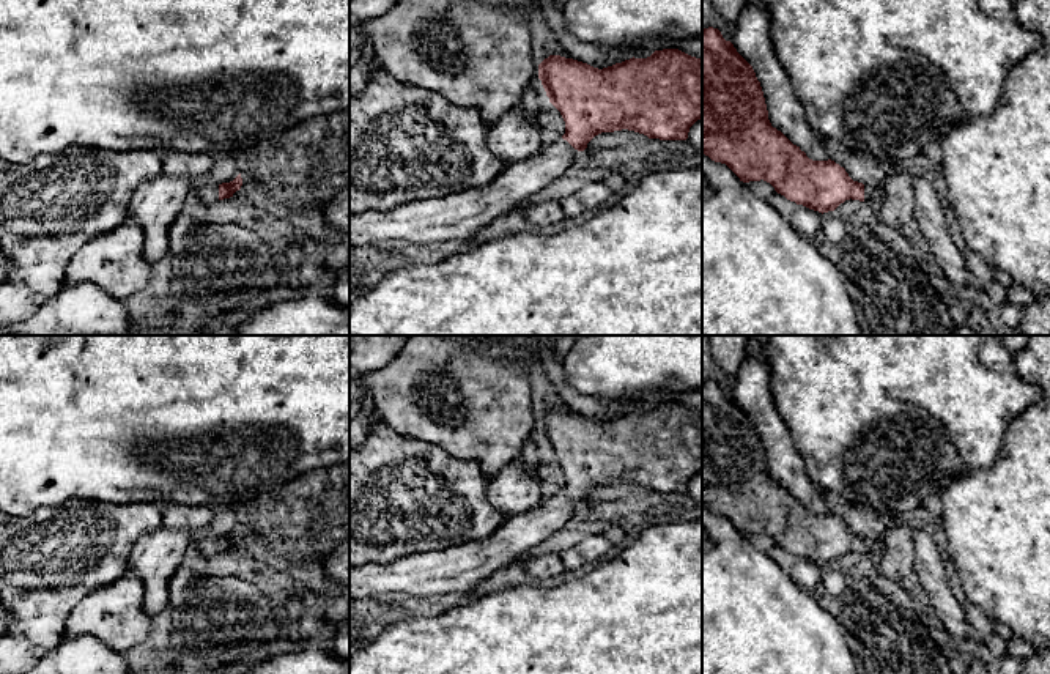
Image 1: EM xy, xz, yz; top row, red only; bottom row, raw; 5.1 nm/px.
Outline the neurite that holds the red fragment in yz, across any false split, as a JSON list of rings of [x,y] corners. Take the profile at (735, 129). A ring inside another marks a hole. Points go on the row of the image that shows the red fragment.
[[[718,28],[702,30],[702,154],[726,164],[743,183],[767,181],[787,200],[819,213],[834,211],[845,200],[882,205],[882,184],[853,181],[834,161],[812,161],[771,126],[760,82],[752,66]]]

